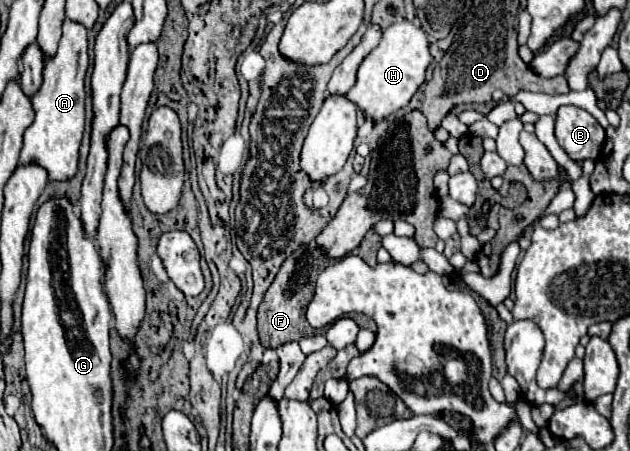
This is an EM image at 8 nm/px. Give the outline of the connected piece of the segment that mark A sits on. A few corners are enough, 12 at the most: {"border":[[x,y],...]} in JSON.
{"border":[[63,22],[21,164],[77,172],[85,124],[87,28]]}

